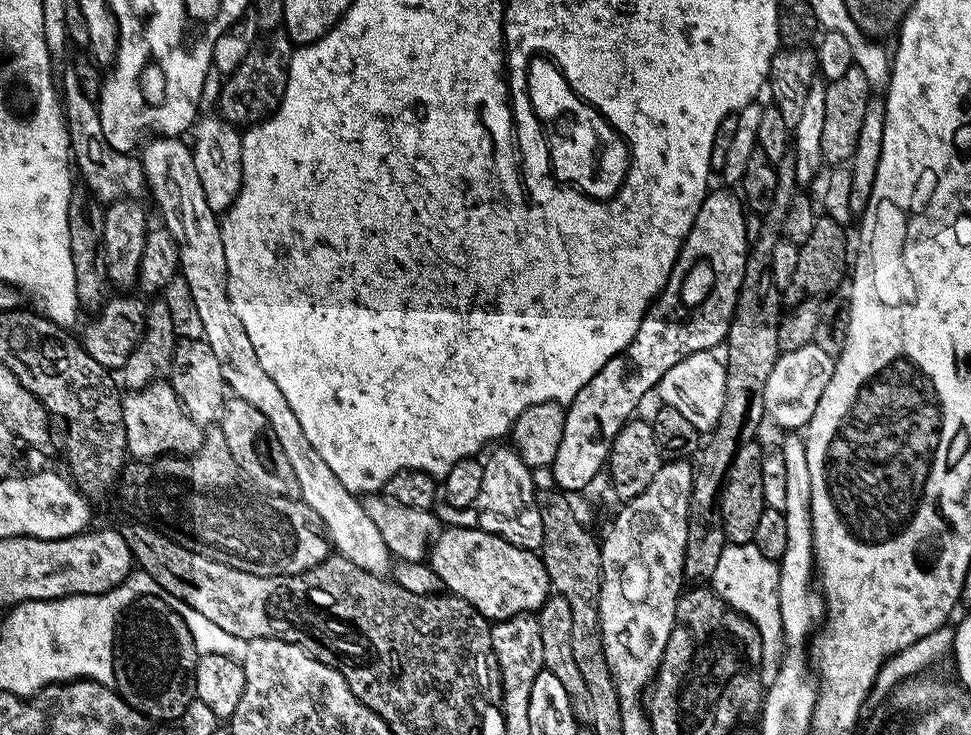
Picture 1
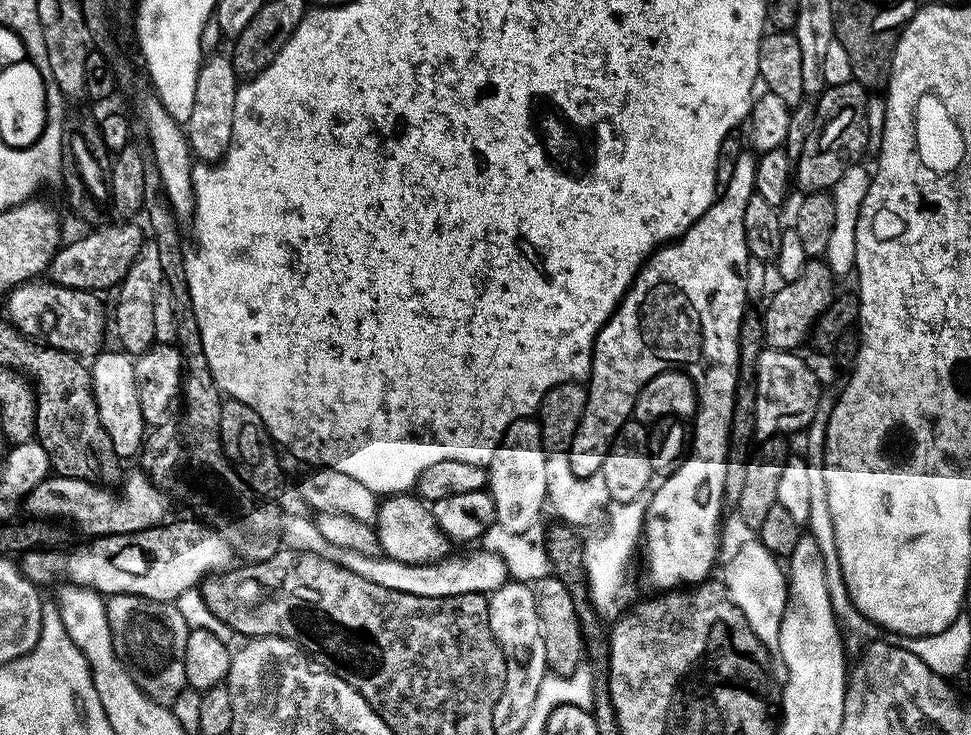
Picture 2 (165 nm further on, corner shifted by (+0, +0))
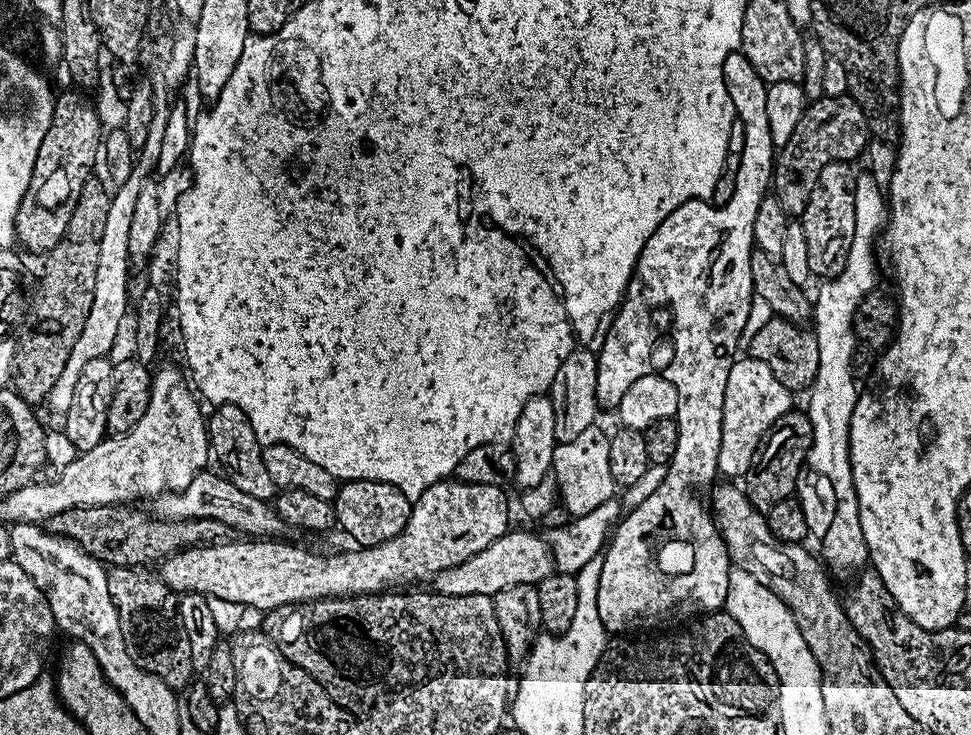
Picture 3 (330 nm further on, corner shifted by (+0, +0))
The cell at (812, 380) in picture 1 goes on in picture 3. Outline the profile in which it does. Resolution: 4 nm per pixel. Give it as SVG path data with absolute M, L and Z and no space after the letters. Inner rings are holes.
M745 355L744 360L740 359L733 359L730 366L722 402L722 438L718 446L718 466L719 475L724 478L743 477L766 430L770 430L770 426L775 420L782 418L782 414L791 412L794 408L793 393L782 386L778 378L774 378L774 370L770 370L766 362L758 362L749 355Z

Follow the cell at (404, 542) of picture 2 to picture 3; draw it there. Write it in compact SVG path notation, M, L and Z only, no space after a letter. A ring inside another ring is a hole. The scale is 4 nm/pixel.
M346 480L337 487L334 507L336 509L337 525L355 543L361 548L372 548L376 544L386 542L390 538L397 536L406 526L406 522L410 518L410 510L413 501L406 498L406 494L402 494L402 490L398 490L394 486L390 486L386 482L378 482L377 480Z

